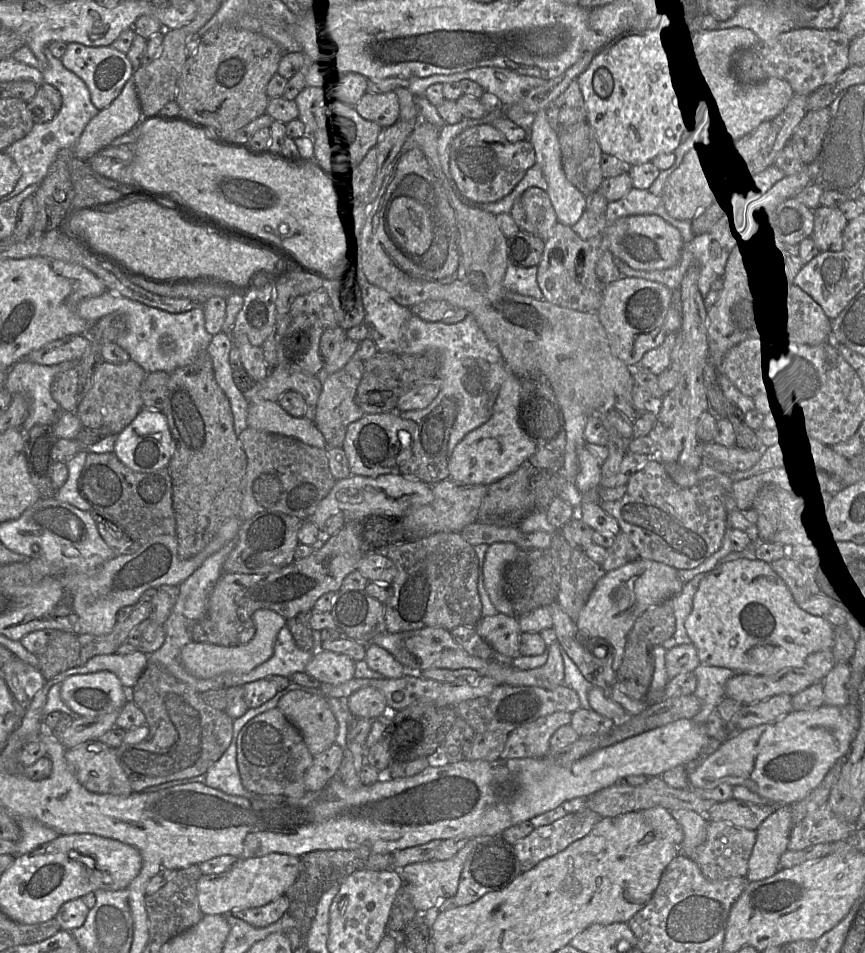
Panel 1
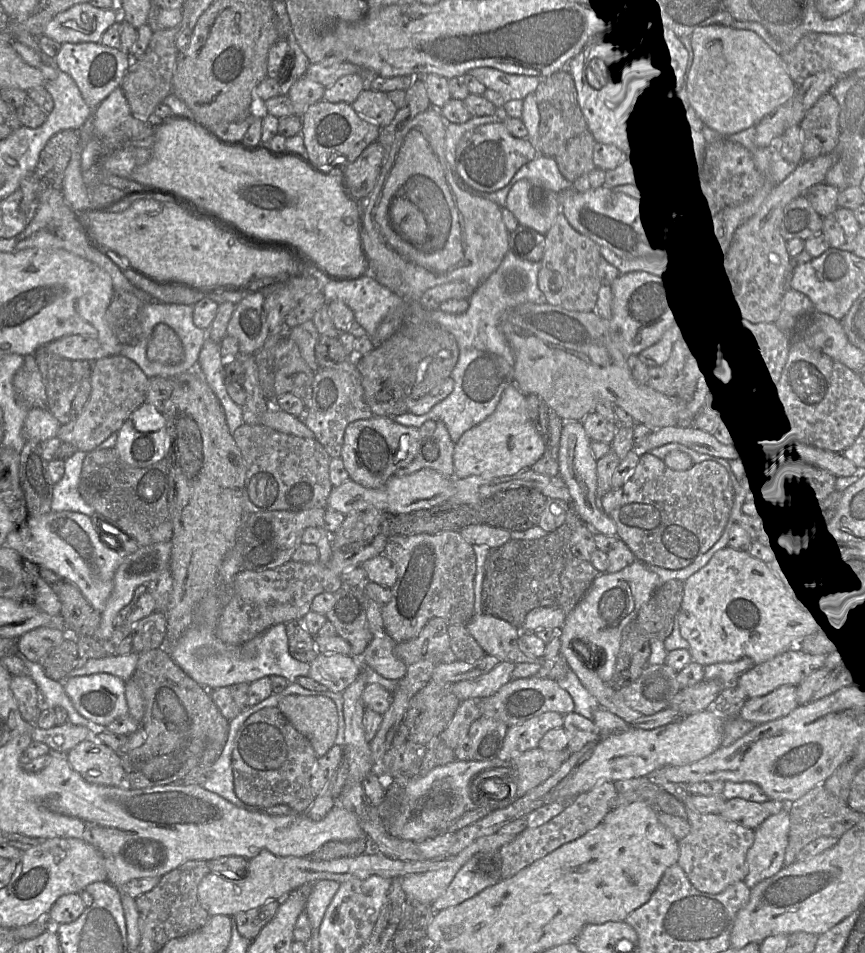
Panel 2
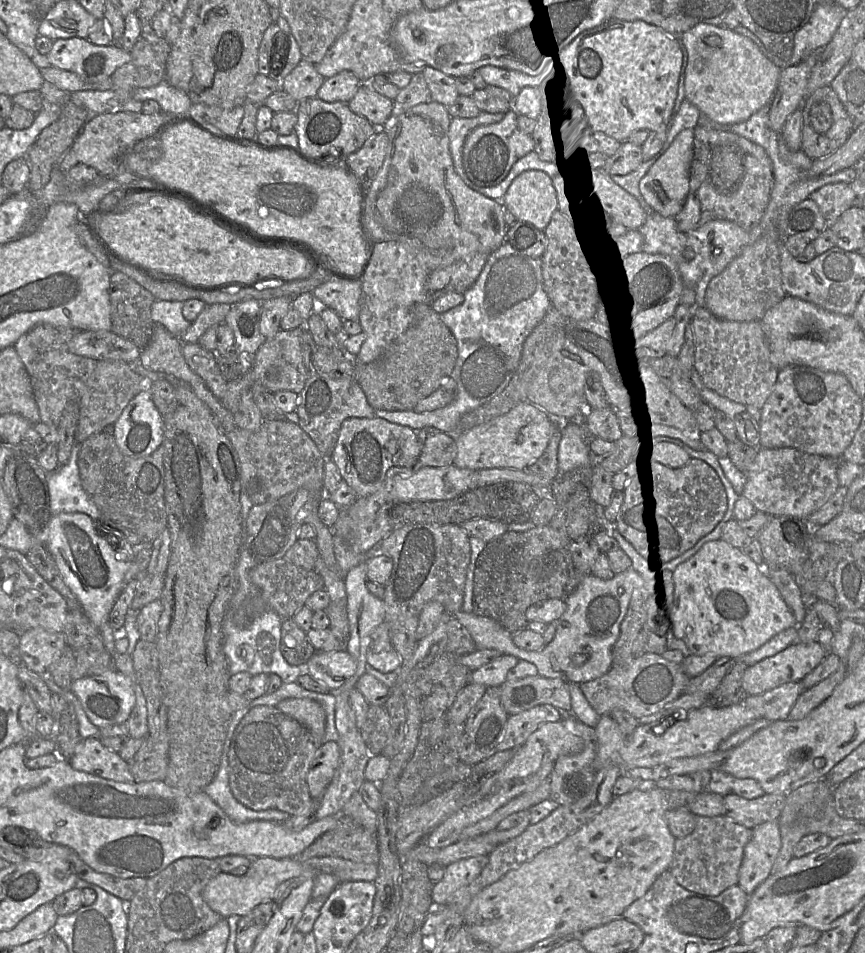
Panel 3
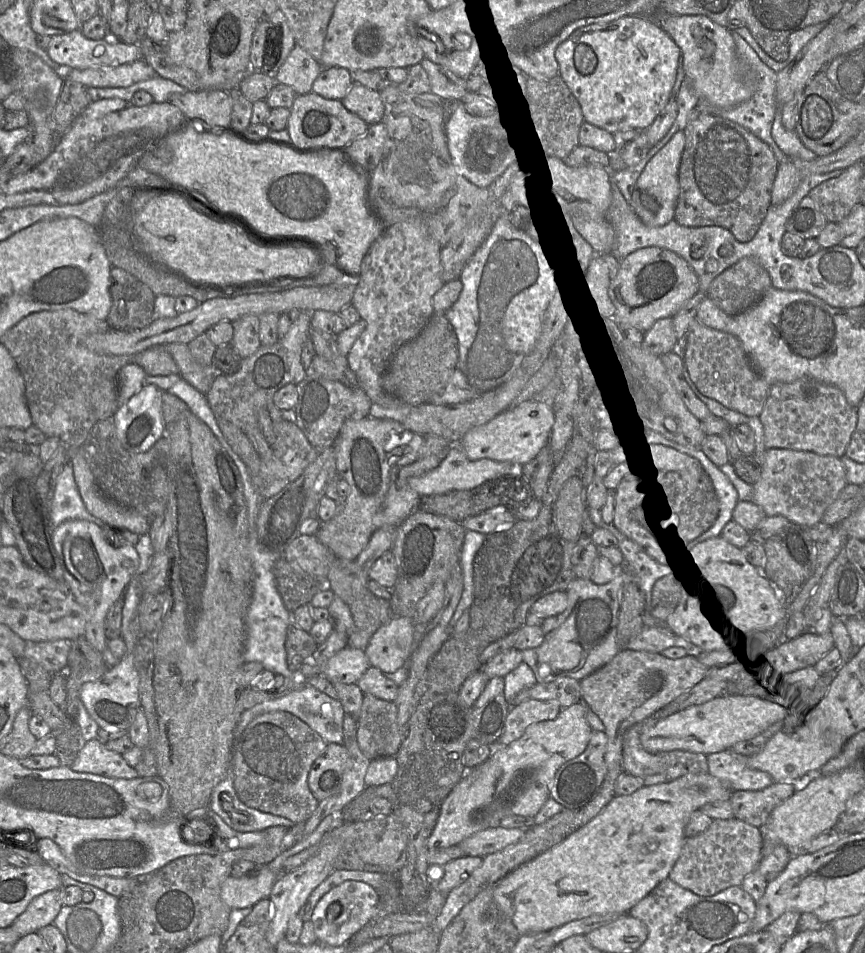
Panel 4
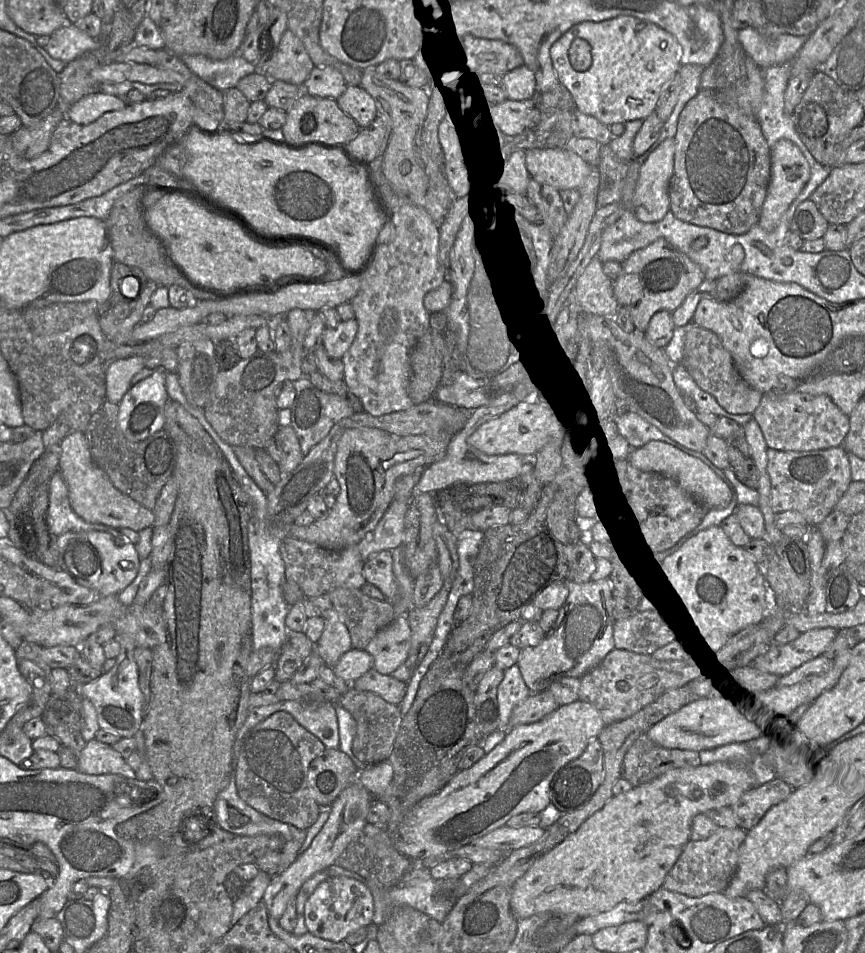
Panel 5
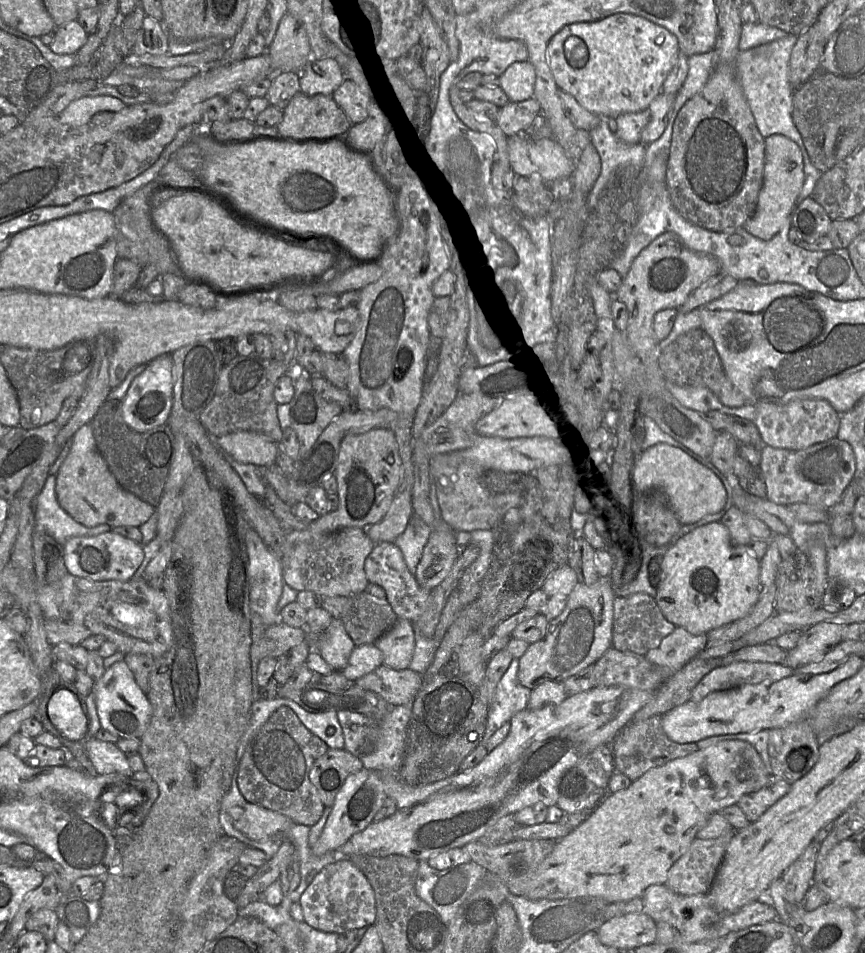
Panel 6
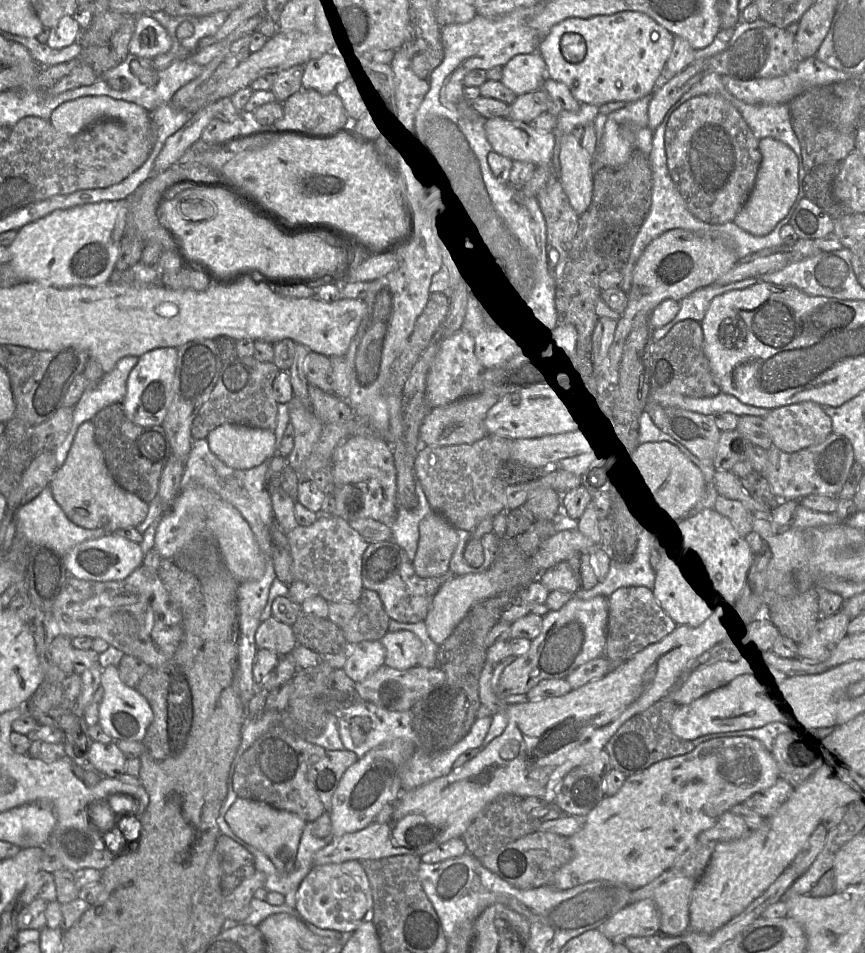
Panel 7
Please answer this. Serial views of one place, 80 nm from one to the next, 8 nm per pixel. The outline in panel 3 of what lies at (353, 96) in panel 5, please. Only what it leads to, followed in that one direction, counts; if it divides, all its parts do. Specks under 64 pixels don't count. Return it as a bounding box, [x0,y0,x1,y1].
[347,83,394,127]

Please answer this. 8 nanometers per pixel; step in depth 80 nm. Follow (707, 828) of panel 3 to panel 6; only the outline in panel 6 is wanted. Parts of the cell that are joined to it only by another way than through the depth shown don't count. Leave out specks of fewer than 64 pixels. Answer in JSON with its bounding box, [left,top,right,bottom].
[665,830,735,895]

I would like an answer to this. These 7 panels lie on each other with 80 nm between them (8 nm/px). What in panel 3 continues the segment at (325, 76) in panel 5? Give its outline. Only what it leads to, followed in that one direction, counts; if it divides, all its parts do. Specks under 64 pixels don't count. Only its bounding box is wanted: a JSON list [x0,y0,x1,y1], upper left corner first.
[316,70,362,103]

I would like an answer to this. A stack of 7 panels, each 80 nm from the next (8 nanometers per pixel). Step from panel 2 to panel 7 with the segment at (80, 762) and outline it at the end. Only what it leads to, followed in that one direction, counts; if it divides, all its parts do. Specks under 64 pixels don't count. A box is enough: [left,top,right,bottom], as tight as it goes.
[86,740,127,777]

